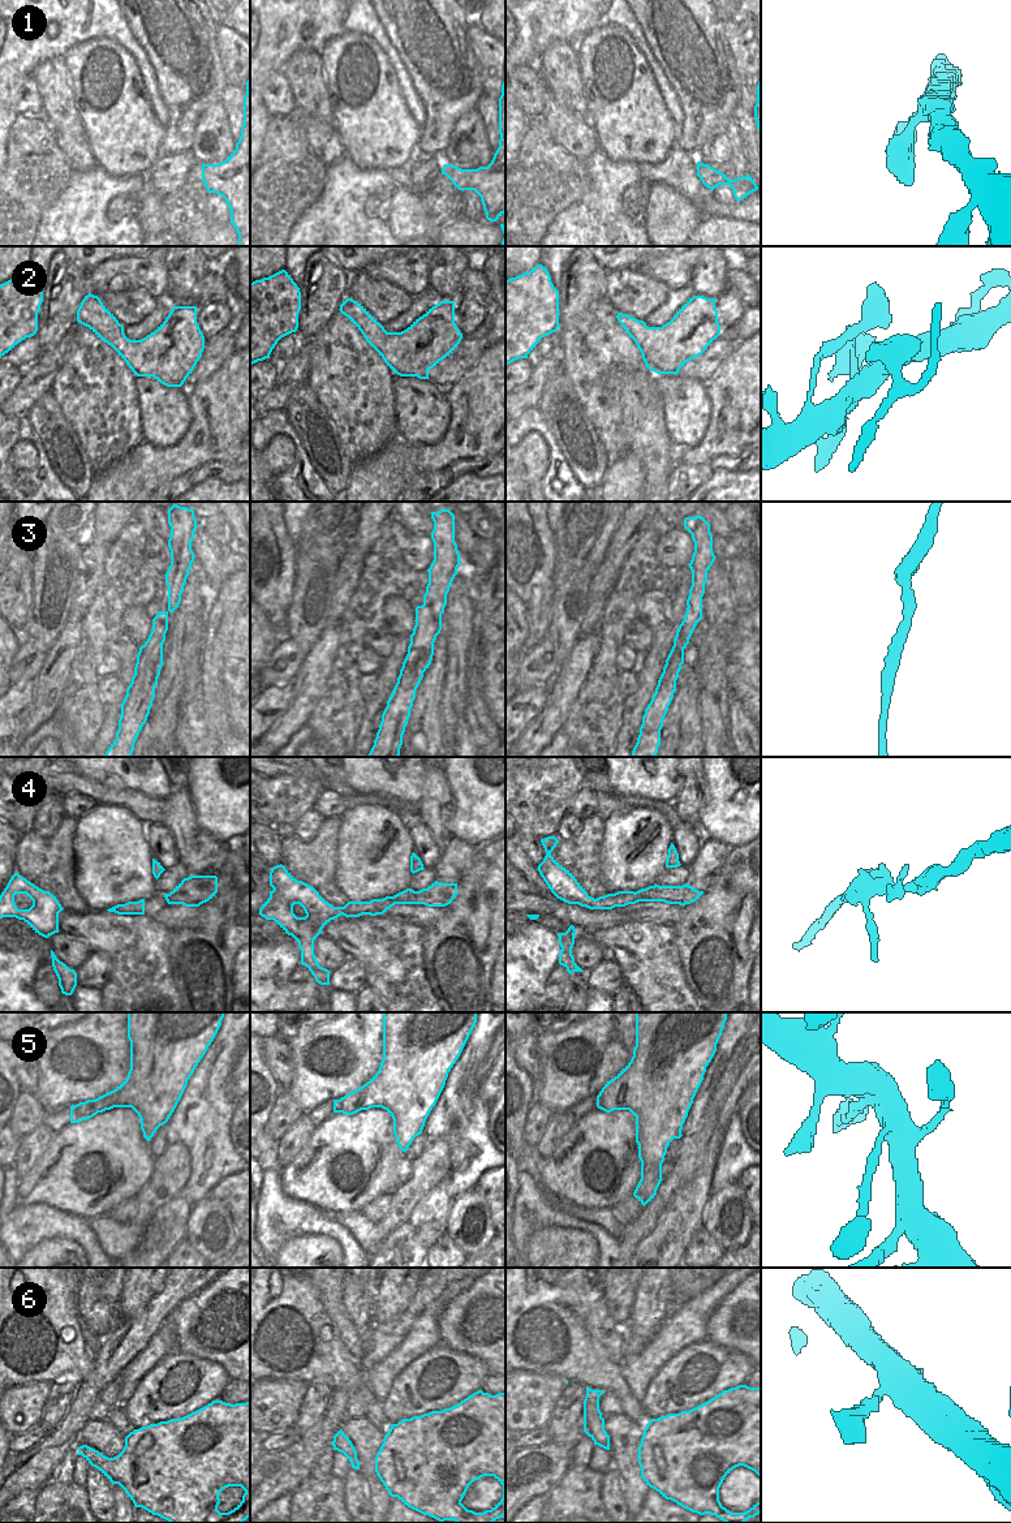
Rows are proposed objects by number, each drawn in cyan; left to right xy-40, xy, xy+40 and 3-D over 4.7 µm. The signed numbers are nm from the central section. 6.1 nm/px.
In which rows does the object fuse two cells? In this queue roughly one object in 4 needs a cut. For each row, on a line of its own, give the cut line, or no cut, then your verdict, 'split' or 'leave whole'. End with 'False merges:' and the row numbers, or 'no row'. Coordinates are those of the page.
1: no cut; leave whole
2: cut in xy along (386, 331), (382, 336), (382, 343), (371, 345); split
3: no cut; leave whole
4: cut in xy+40 along (636, 891), (644, 893), (648, 900); split
5: no cut; leave whole
6: no cut; leave whole
False merges: 2, 4

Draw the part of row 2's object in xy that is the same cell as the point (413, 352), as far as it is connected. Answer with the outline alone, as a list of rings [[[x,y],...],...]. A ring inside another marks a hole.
[[[440,301],[416,319],[401,332],[386,332],[382,345],[373,348],[384,360],[387,366],[400,377],[429,379],[429,370],[449,356],[460,344],[463,334],[455,323],[455,301]]]

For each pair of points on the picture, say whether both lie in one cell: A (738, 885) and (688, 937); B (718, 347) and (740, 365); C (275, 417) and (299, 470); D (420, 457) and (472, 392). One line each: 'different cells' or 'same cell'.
A: same cell
B: different cells
C: same cell
D: same cell

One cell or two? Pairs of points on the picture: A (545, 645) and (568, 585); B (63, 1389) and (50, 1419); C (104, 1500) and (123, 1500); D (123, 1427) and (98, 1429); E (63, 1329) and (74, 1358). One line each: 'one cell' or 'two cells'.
A: two cells
B: one cell
C: two cells
D: two cells
E: one cell

